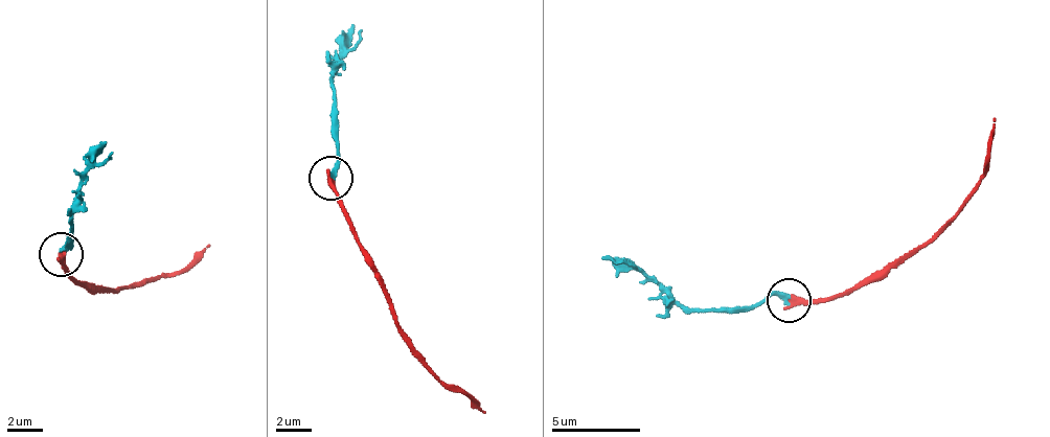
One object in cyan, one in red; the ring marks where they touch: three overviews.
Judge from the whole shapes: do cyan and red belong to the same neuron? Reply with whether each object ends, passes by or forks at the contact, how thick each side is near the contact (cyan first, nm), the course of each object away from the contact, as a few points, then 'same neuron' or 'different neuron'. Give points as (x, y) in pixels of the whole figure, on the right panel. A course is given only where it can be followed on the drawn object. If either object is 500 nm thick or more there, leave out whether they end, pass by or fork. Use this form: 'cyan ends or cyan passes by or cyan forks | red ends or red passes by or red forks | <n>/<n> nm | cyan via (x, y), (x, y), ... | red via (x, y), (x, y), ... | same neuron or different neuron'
cyan ends | red ends | 360/340 nm | cyan via (790, 301), (763, 296), (742, 308), (675, 307), (642, 270), (603, 260) | red via (790, 301), (853, 294), (928, 245), (982, 177), (996, 117) | same neuron

